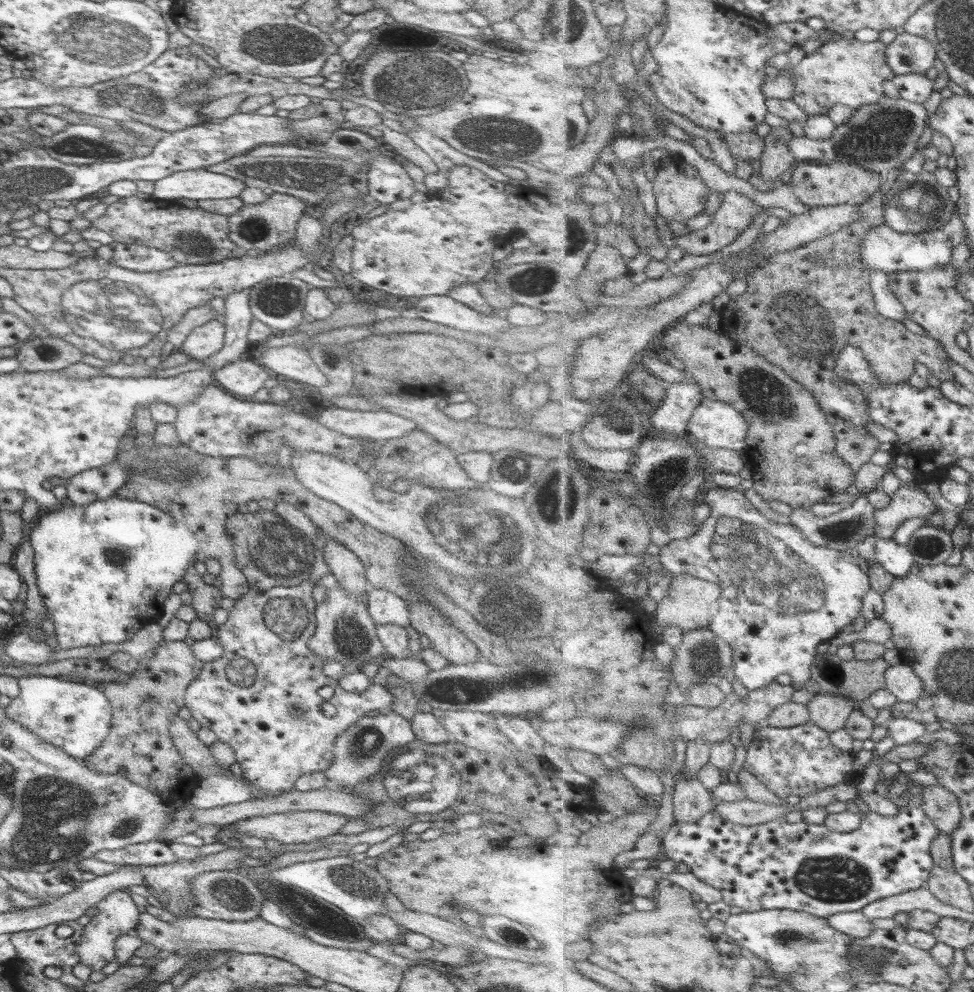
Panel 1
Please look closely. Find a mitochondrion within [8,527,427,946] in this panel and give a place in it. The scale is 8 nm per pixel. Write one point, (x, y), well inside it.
(58, 818)

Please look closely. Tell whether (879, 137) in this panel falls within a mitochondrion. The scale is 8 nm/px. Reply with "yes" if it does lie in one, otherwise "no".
yes

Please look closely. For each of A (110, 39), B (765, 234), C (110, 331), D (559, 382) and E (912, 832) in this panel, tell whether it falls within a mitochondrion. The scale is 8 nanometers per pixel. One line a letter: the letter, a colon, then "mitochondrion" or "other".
A: mitochondrion
B: other
C: mitochondrion
D: other
E: other

